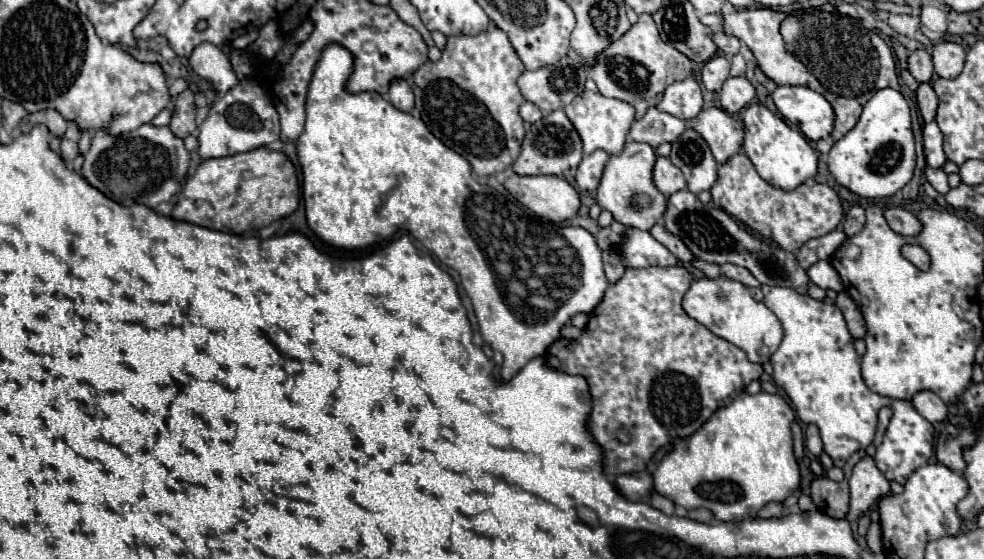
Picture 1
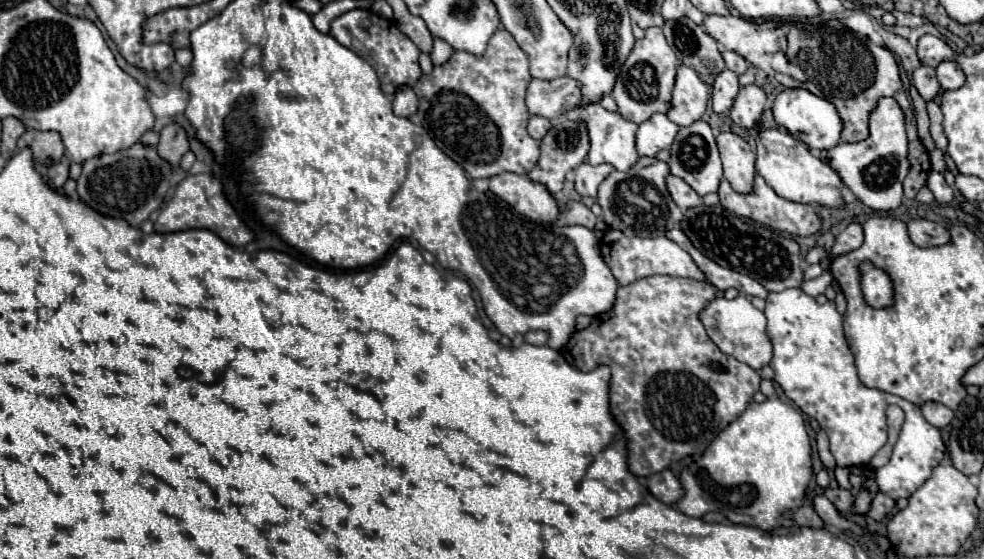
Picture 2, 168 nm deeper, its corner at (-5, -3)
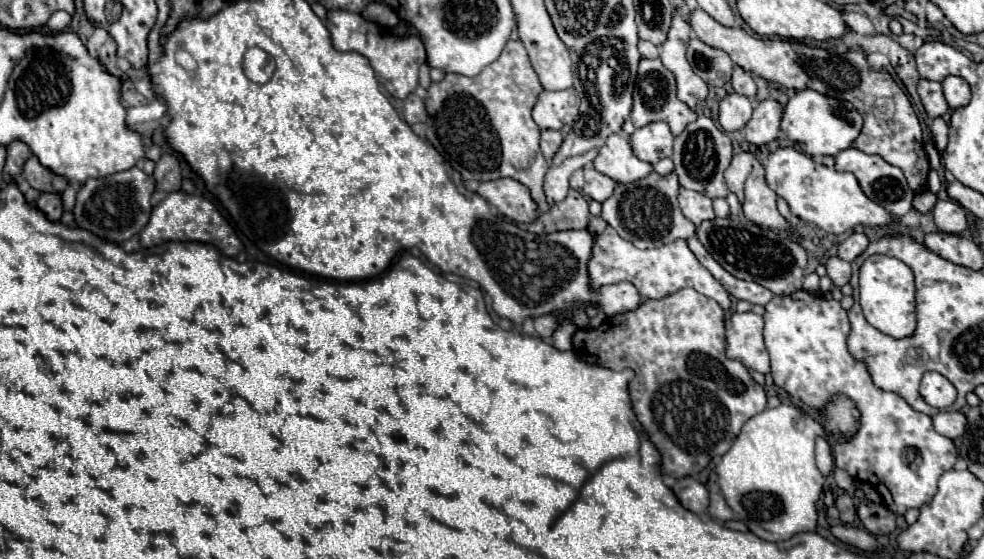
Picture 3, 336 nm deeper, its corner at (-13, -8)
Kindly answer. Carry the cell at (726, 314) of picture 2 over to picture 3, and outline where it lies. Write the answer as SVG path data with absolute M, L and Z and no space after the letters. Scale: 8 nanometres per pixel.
M755 312L733 314L727 328L727 354L761 374L769 372L769 354L763 344L763 316Z

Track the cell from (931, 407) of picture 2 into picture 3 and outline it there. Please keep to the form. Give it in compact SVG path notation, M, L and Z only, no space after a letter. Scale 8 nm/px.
M943 410L939 412L935 418L933 418L933 424L935 424L935 430L947 438L957 438L965 432L965 416L963 412L955 412L955 410Z

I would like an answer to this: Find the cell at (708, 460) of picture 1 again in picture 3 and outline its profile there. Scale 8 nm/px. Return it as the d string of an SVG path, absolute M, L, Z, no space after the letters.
M845 394L832 396L825 410L828 420L815 420L797 406L781 404L753 416L741 428L731 450L721 458L713 472L718 476L718 490L723 492L733 512L731 520L741 520L747 528L769 542L783 542L799 532L815 532L817 500L823 492L825 478L815 464L817 436L839 434L843 440L853 438L859 430L859 410Z

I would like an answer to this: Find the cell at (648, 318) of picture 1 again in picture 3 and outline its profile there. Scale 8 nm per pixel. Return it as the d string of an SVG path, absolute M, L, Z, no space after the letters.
M683 288L667 298L645 302L635 312L609 318L597 330L577 330L573 334L575 354L591 356L591 360L605 368L635 370L633 386L629 386L633 410L639 422L643 424L645 432L649 434L651 442L661 452L665 476L683 478L709 466L715 456L725 454L729 450L741 426L755 414L763 412L767 406L763 388L753 382L747 368L739 360L731 360L725 356L723 320L725 312L717 302L705 298L703 294L691 288Z

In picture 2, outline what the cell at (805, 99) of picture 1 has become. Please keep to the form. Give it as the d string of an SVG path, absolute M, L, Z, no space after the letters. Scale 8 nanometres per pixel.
M807 89L781 91L773 103L773 115L781 127L785 127L799 141L807 143L811 149L833 149L839 143L843 123L837 115L837 109L833 107L833 103L809 93Z

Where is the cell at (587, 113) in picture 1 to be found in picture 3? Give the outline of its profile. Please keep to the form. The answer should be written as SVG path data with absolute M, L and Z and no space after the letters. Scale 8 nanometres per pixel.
M611 134L605 140L593 164L601 174L613 178L615 182L637 182L653 170L649 162L641 162L633 154L629 140L621 134Z

